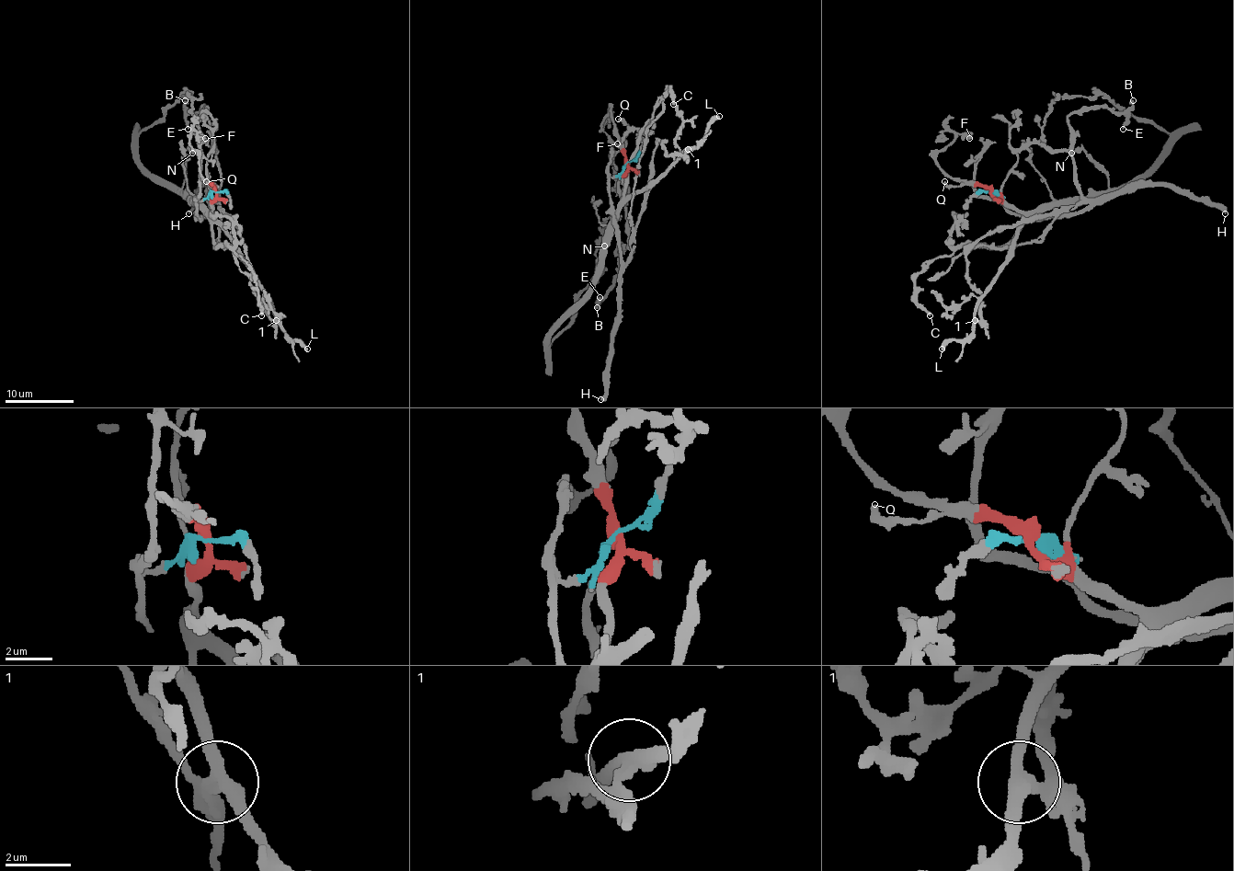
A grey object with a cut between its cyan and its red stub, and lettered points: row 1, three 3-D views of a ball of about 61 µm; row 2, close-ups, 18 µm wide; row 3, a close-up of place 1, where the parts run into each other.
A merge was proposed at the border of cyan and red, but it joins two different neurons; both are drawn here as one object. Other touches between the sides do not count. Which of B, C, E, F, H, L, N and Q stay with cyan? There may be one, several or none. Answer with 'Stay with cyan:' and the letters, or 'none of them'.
Stay with cyan: B, E, H

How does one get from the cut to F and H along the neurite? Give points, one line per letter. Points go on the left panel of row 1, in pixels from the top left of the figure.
F: (214, 191), (204, 179), (199, 154), (190, 144), (190, 136), (200, 134), (206, 138)
H: (214, 191), (197, 205), (199, 215), (204, 215), (209, 210), (206, 188), (200, 186), (195, 207), (188, 213)

